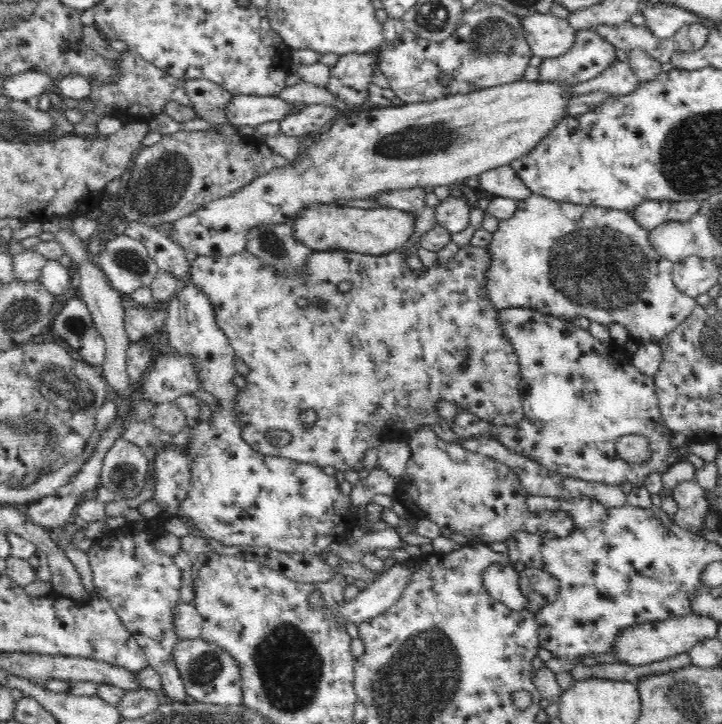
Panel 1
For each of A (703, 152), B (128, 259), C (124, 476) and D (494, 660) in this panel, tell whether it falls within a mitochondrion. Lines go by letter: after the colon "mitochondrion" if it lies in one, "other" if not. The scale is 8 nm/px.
A: mitochondrion
B: mitochondrion
C: mitochondrion
D: other

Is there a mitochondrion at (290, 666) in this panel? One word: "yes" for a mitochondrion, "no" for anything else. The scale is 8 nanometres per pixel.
yes

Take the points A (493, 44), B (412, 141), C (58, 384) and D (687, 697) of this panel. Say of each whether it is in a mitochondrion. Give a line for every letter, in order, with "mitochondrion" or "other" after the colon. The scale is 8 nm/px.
A: mitochondrion
B: mitochondrion
C: mitochondrion
D: mitochondrion

